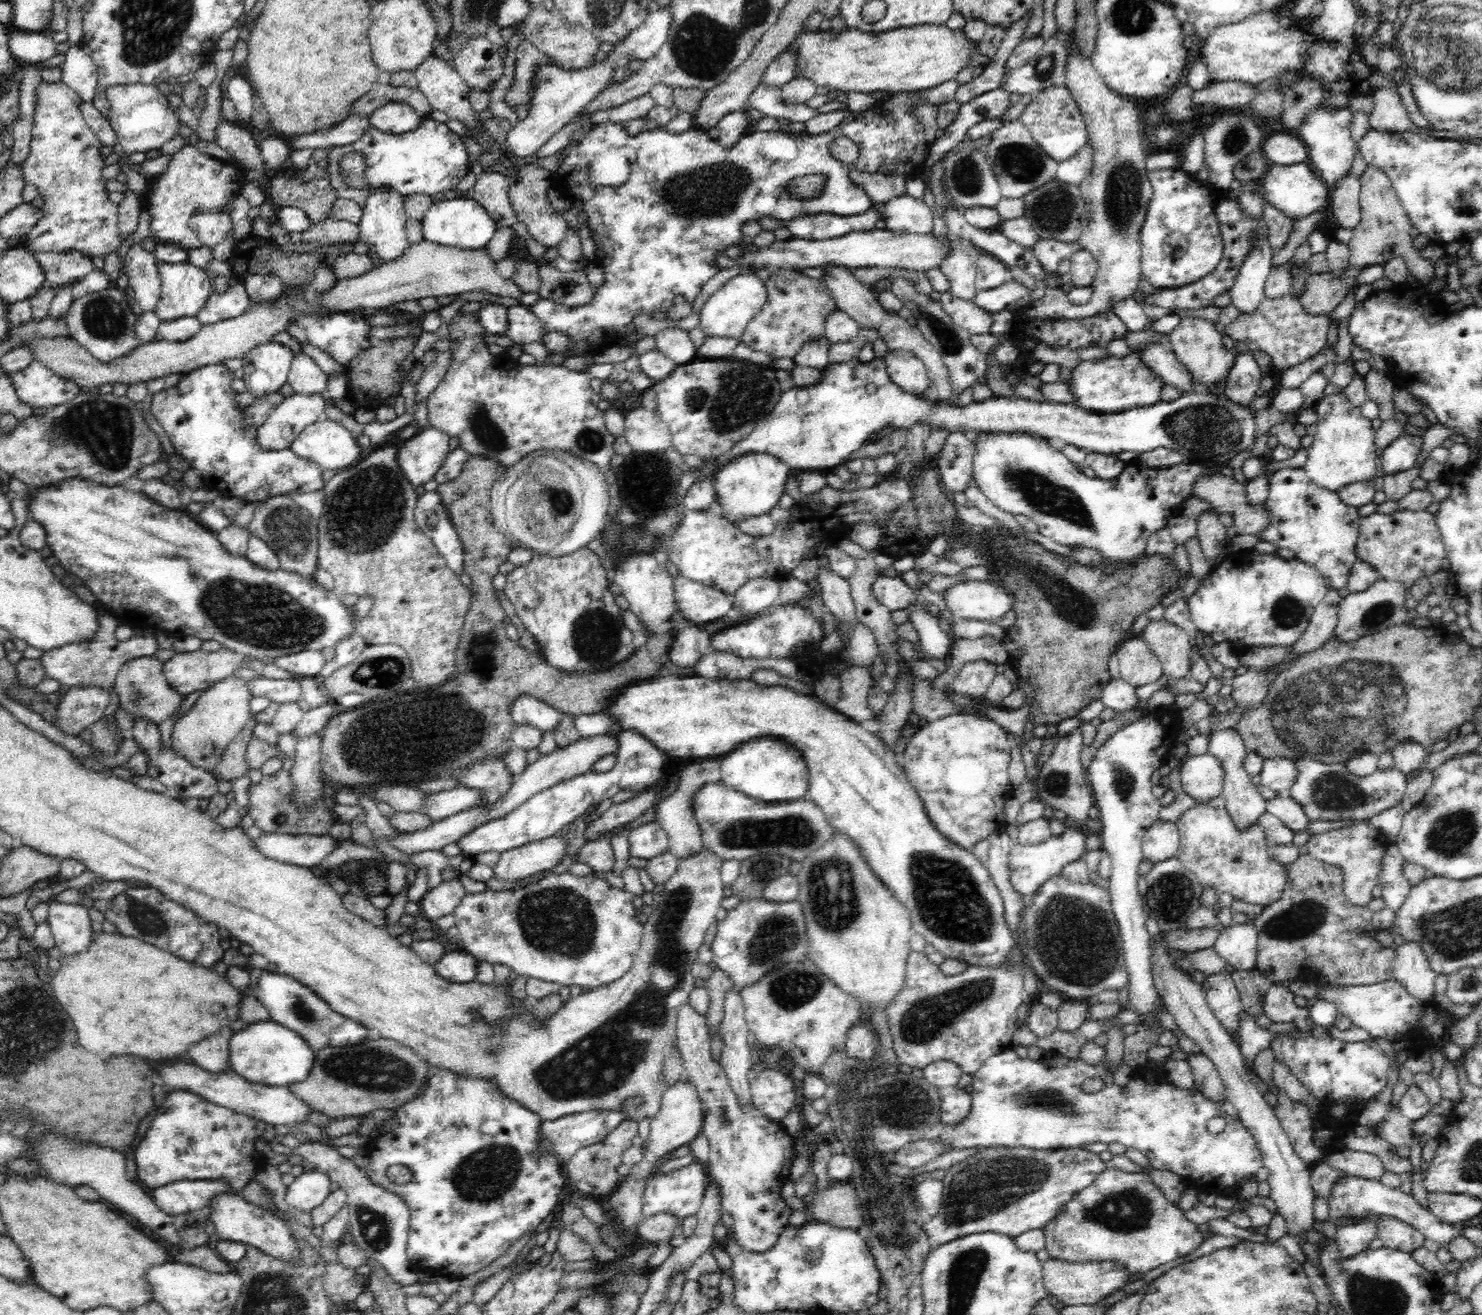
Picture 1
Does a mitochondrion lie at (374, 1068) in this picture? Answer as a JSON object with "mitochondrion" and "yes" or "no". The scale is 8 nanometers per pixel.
{"mitochondrion":"yes"}

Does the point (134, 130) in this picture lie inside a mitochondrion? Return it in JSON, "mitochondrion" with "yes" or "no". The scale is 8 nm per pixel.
{"mitochondrion":"no"}

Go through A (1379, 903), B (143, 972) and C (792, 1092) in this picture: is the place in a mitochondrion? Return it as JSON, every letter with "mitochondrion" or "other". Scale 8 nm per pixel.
{"A":"other","B":"other","C":"other"}

